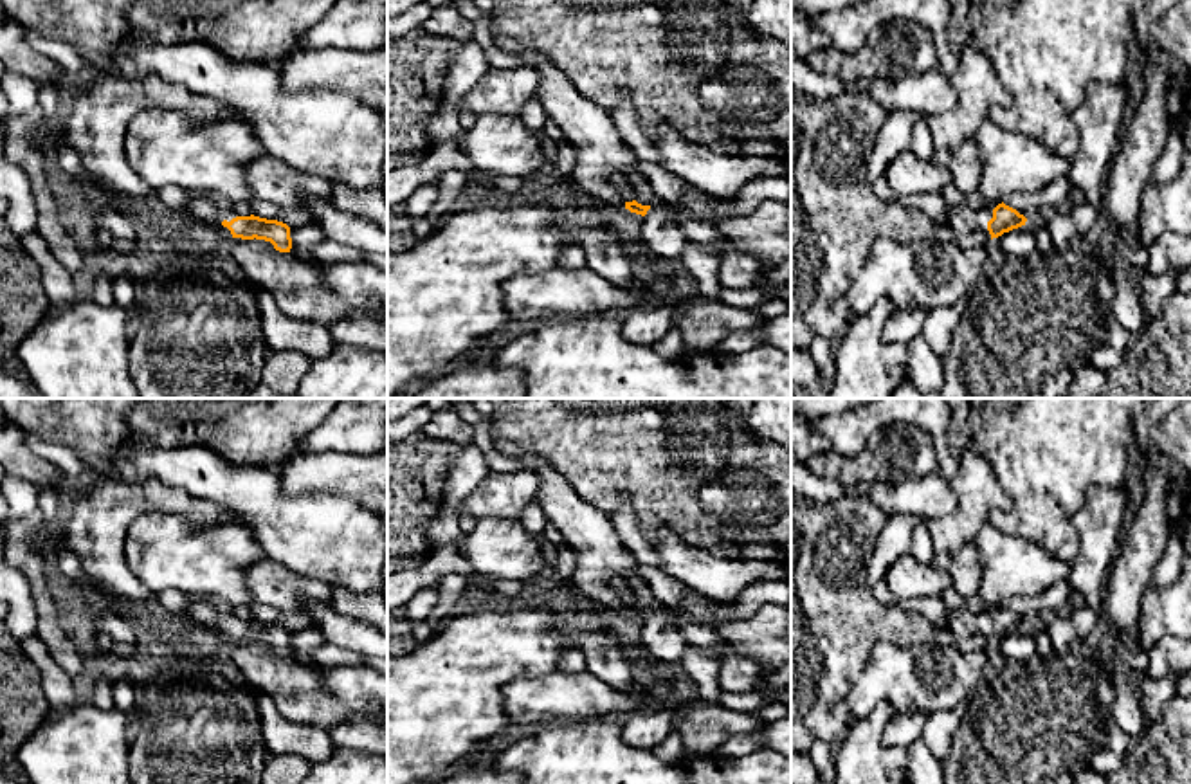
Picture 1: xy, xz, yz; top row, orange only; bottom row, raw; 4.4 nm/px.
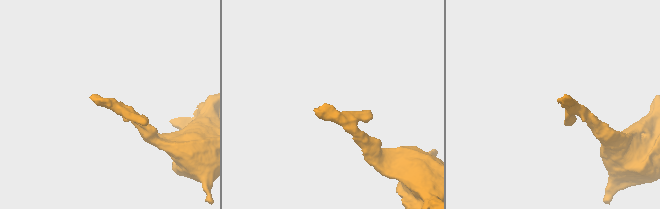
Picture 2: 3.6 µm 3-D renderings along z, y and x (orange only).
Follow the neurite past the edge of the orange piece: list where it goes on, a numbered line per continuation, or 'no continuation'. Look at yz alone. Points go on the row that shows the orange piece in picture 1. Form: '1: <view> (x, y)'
1: yz (963, 218)

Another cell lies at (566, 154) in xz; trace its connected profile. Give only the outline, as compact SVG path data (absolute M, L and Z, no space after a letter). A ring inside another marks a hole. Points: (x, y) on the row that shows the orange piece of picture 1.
M566 139L557 144L557 160L553 164L553 169L559 178L564 178L569 175L573 166L577 164L578 150Z

